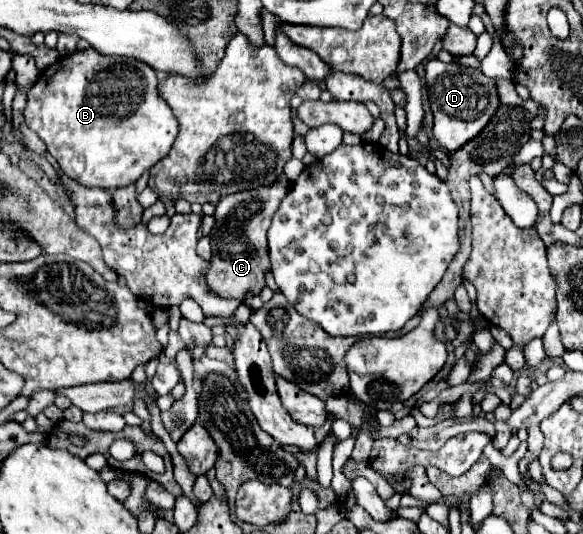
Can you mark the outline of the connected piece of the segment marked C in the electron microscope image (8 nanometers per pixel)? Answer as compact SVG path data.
M276 180L272 186L260 186L256 190L244 190L244 192L236 192L230 196L222 196L216 204L216 226L212 232L212 266L208 270L208 286L224 296L224 298L236 298L236 300L244 300L244 294L250 290L254 294L258 294L264 288L264 274L270 270L270 262L268 262L268 244L266 244L266 230L270 226L272 214L278 210L278 204L282 202L282 198L288 194L290 190L290 182L288 180Z

